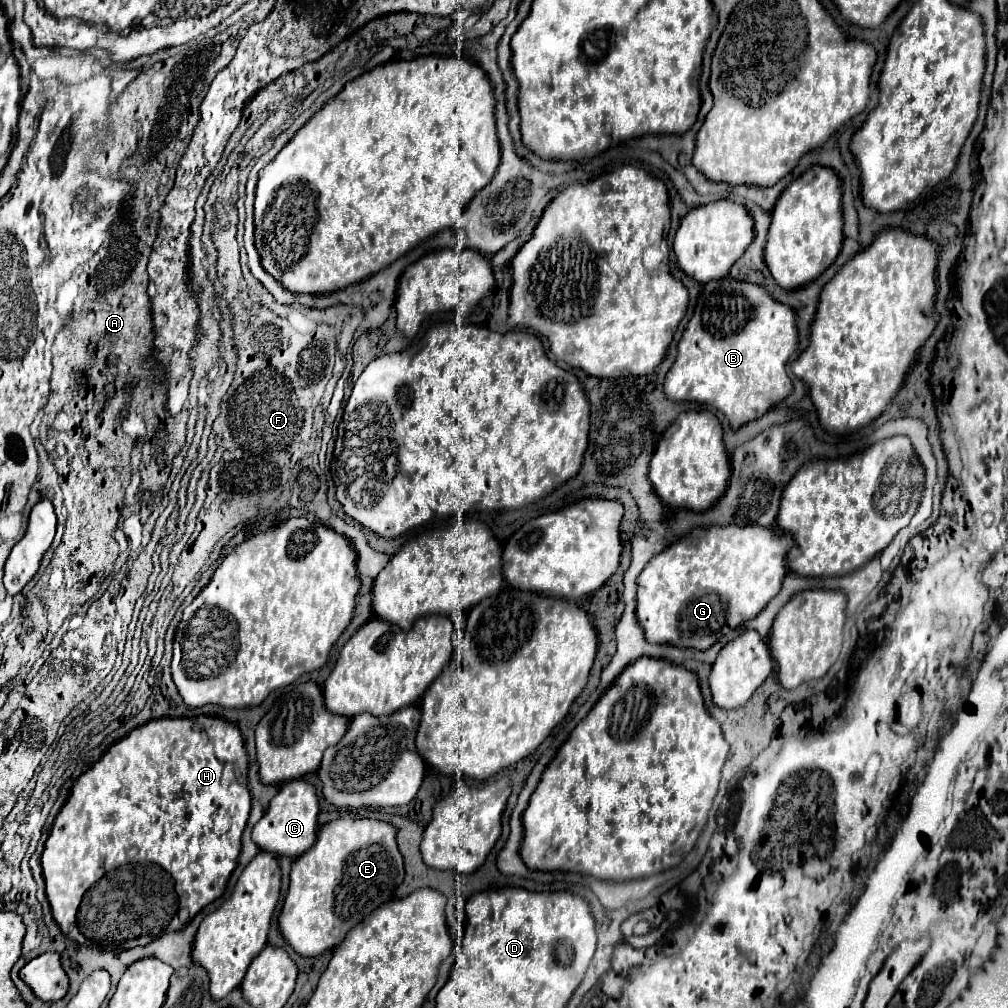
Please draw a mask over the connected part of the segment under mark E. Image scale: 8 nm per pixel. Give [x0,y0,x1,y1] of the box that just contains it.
[279,819,403,957]

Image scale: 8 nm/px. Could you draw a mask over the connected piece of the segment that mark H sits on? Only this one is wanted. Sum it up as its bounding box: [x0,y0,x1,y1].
[41,715,251,953]

